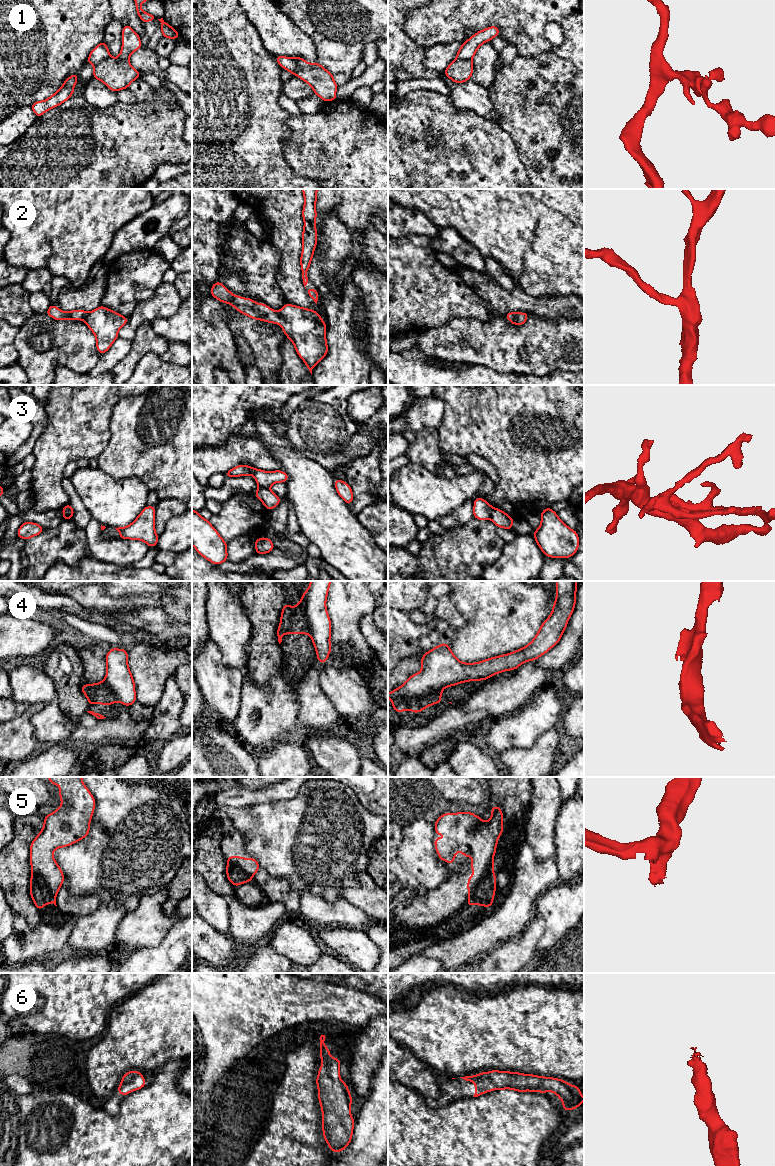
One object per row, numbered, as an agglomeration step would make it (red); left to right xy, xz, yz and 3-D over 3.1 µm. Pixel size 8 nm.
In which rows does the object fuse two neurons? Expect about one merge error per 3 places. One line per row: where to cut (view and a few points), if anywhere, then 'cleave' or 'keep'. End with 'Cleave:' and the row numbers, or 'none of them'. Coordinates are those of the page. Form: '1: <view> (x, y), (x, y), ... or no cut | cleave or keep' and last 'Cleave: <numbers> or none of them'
1: xz (291, 58), (295, 62), (295, 74) | cleave
2: no cut | keep
3: yz (493, 508), (489, 518) | cleave
4: yz (443, 688), (432, 690), (417, 697), (395, 696), (391, 699) | cleave
5: yz (492, 868), (483, 875), (470, 896) | cleave
6: no cut | keep
Cleave: 1, 3, 4, 5

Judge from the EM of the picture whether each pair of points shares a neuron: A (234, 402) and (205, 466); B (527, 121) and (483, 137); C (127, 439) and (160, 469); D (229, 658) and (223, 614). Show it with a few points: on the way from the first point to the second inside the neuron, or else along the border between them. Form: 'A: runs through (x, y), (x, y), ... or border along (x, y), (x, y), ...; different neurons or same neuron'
A: border along (235, 432), (222, 444), (204, 446), (202, 448); different neurons
B: border along (497, 123), (508, 133), (517, 150); different neurons
C: runs through (136, 448), (140, 456), (147, 456), (151, 460); same neuron
D: runs through (229, 647), (229, 625); same neuron

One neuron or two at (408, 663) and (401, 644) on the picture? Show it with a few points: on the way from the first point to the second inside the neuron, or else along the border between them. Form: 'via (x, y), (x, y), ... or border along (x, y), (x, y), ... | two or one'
border along (419, 649), (410, 656), (404, 657), (398, 664) | two

